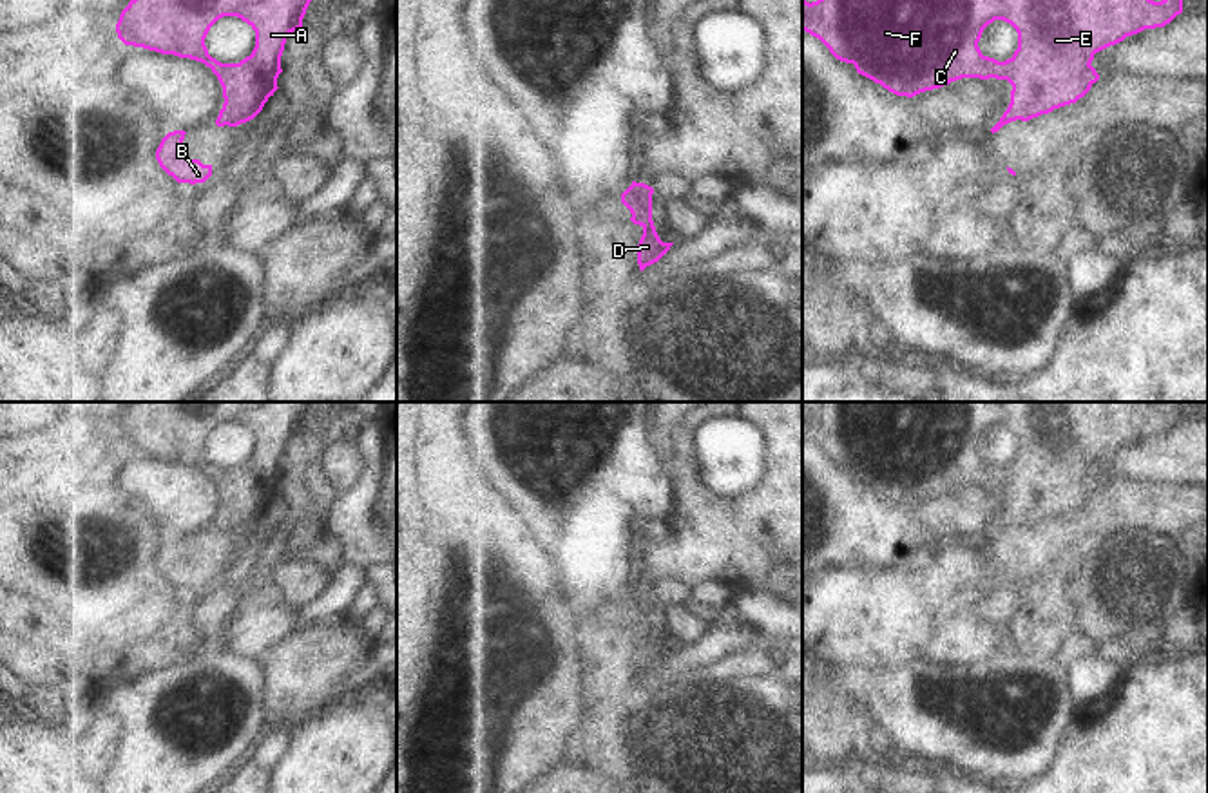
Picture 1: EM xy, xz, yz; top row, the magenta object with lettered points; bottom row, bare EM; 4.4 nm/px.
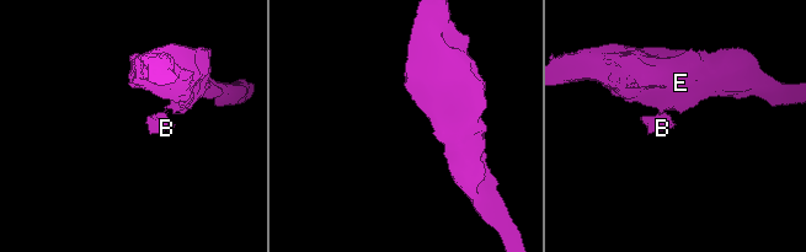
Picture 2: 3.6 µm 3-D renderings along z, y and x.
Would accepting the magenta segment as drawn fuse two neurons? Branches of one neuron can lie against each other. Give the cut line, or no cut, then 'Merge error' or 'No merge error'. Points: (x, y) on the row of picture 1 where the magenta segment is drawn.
Split along xz (623, 192), (631, 209). Merge error.

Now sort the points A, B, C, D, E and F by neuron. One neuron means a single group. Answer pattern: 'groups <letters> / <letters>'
groups A C D E F / B

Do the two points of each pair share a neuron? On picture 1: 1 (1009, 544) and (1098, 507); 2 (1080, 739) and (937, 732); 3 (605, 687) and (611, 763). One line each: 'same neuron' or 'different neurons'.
1: same neuron
2: different neurons
3: same neuron

